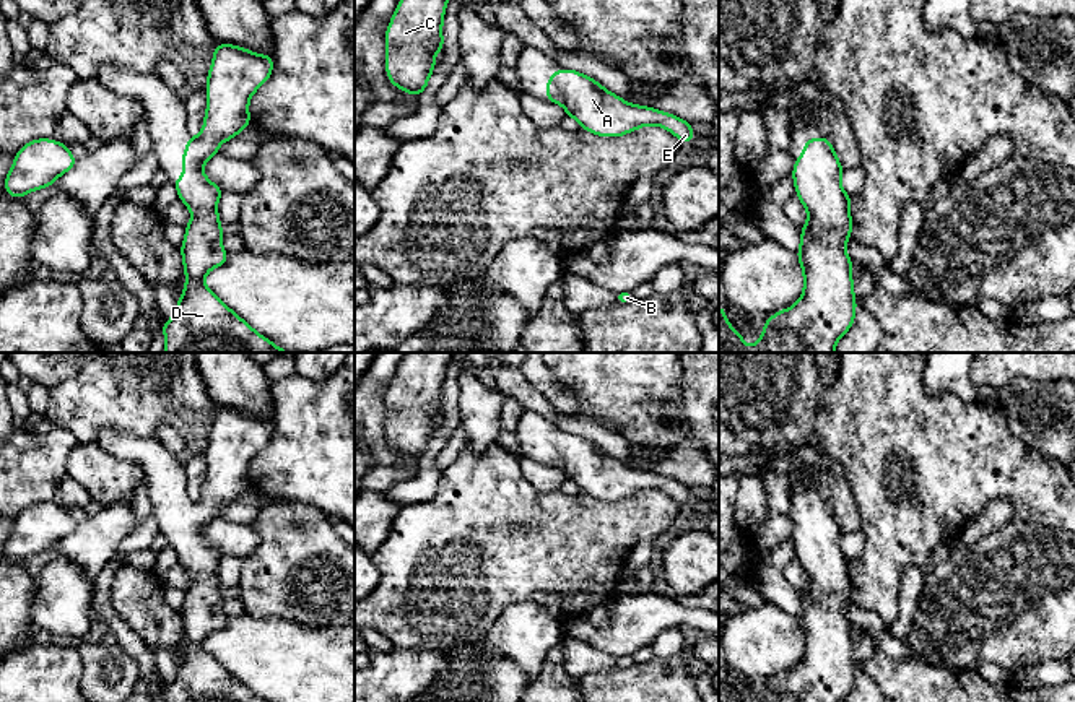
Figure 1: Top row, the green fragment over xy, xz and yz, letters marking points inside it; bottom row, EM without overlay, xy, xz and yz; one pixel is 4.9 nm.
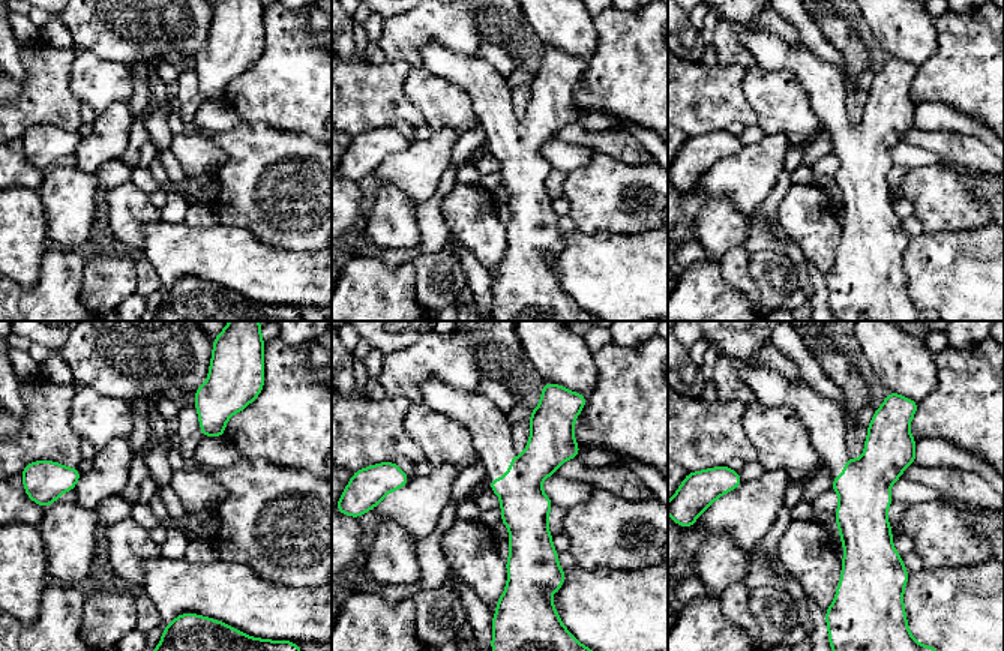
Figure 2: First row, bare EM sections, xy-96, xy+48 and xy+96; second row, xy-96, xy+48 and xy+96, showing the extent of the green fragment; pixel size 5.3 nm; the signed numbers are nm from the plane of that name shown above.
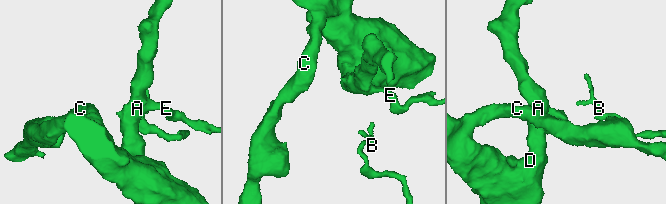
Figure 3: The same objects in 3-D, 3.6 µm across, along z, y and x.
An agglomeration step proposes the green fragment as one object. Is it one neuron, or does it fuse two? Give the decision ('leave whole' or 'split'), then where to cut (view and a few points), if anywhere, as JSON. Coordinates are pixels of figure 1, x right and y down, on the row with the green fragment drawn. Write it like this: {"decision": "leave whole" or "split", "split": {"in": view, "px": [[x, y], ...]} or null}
{"decision": "leave whole", "split": null}

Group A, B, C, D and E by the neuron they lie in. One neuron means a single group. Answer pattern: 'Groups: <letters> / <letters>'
Groups: A B C D E

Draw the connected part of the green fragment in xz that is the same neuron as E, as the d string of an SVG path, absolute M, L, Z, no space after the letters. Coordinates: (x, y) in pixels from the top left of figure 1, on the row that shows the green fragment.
M569 68L550 73L546 102L561 104L566 115L576 119L582 130L598 136L623 136L646 125L660 125L681 143L688 145L694 138L690 122L664 110L626 102L598 81Z

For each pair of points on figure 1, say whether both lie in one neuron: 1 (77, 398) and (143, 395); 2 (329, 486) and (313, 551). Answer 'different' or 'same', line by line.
1: same
2: different

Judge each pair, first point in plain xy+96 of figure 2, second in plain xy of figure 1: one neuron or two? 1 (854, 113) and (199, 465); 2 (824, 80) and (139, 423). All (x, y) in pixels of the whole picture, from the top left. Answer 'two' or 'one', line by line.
1: one
2: two

